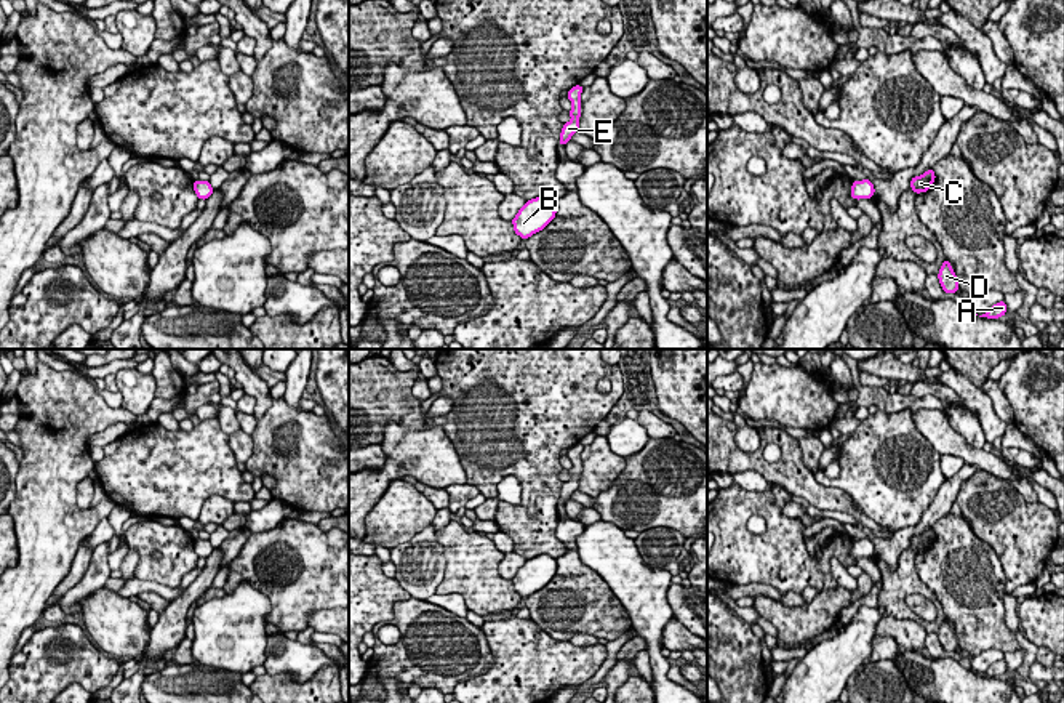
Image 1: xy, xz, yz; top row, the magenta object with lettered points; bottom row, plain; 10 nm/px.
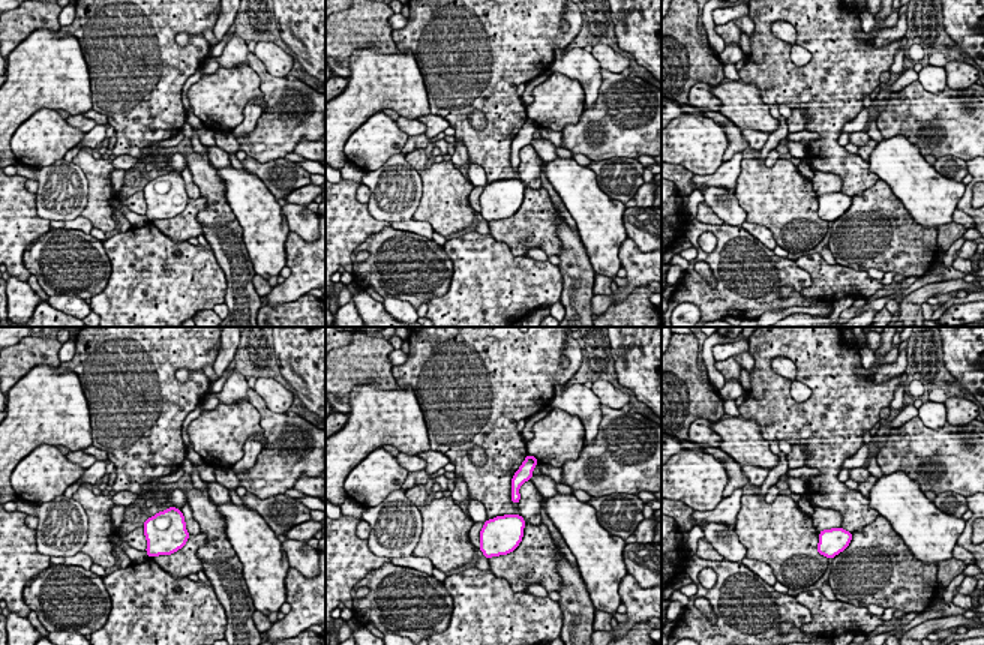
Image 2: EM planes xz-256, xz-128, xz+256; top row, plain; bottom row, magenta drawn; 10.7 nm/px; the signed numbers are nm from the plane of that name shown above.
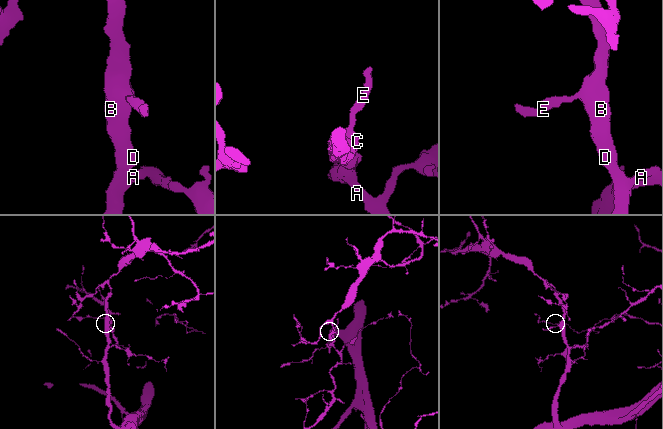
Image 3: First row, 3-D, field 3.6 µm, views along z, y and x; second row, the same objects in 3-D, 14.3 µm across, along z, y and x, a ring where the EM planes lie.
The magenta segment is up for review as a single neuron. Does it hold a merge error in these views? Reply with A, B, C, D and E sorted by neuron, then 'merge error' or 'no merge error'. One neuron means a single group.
A B C D E; no merge error

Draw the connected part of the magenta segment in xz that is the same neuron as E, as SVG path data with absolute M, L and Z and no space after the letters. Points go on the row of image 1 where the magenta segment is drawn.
M576 85L571 90L568 90L566 98L571 101L573 107L570 110L571 120L568 123L563 123L560 139L558 143L565 146L568 141L571 141L571 136L578 131L579 128L579 117L581 117L581 93L582 86Z

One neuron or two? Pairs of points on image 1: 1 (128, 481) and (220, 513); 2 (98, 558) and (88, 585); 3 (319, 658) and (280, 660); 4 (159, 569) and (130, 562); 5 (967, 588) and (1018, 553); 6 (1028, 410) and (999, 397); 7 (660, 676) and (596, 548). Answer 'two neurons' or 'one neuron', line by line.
1: two neurons
2: one neuron
3: one neuron
4: two neurons
5: two neurons
6: two neurons
7: one neuron

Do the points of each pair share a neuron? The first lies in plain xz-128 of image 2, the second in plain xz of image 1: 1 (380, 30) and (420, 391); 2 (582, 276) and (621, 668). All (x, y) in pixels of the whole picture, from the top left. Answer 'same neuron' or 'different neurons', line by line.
1: different neurons
2: same neuron

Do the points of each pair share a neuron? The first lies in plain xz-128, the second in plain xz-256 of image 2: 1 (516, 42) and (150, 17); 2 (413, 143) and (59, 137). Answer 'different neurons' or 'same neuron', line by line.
1: same neuron
2: different neurons

